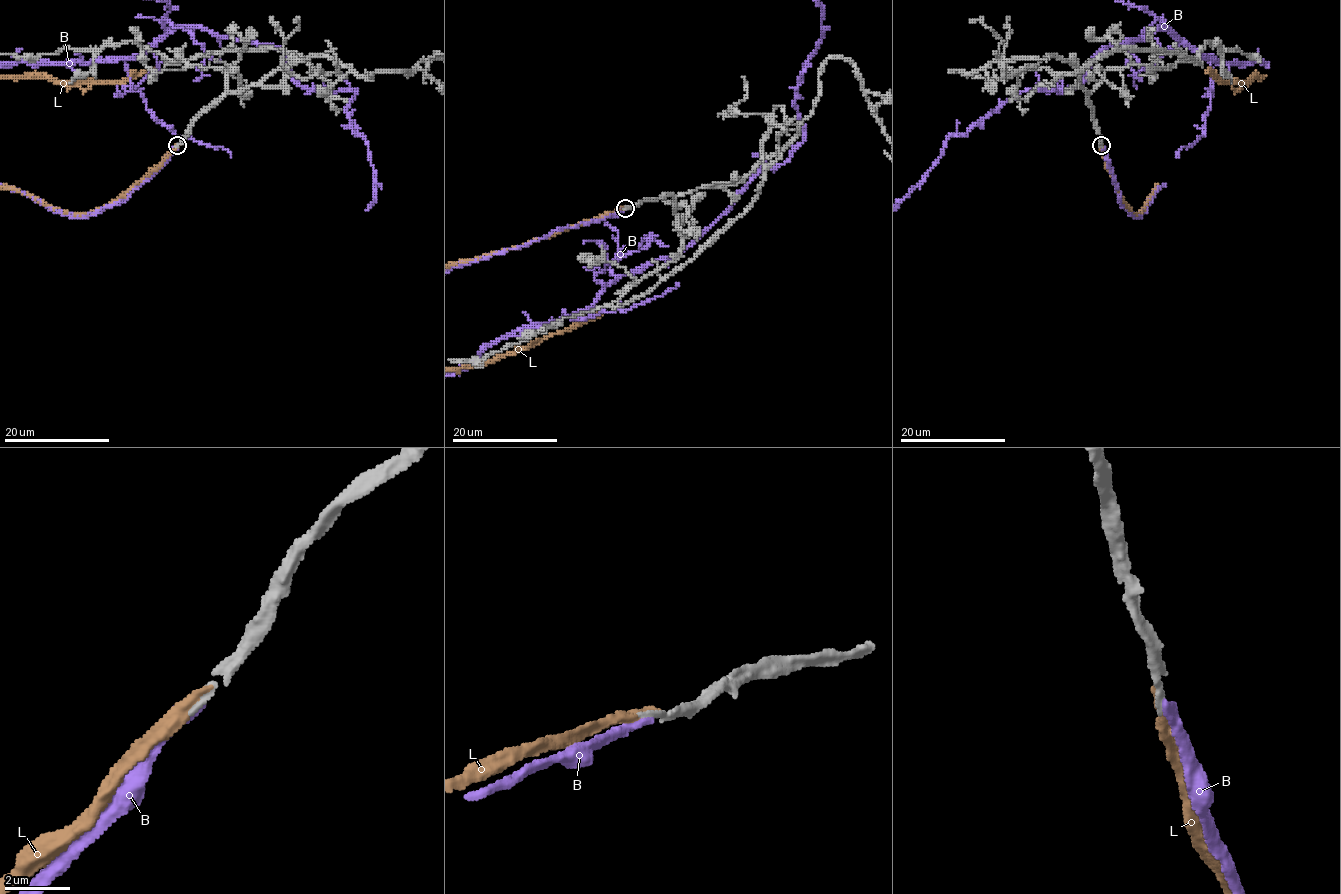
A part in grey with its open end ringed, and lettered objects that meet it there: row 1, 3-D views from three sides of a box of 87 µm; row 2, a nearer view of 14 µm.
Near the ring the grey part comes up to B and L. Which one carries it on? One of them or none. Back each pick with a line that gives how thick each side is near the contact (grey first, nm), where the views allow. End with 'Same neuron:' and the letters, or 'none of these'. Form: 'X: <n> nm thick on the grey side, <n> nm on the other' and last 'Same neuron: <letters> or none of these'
L: 240 nm thick on the grey side, 340 nm on the other
Same neuron: L

